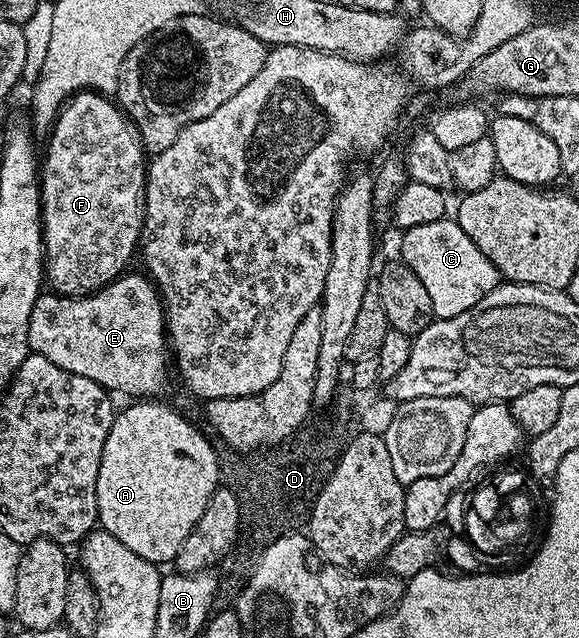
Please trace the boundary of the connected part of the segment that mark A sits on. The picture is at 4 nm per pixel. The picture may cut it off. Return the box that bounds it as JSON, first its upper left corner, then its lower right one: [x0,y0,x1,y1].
[97,402,221,566]

